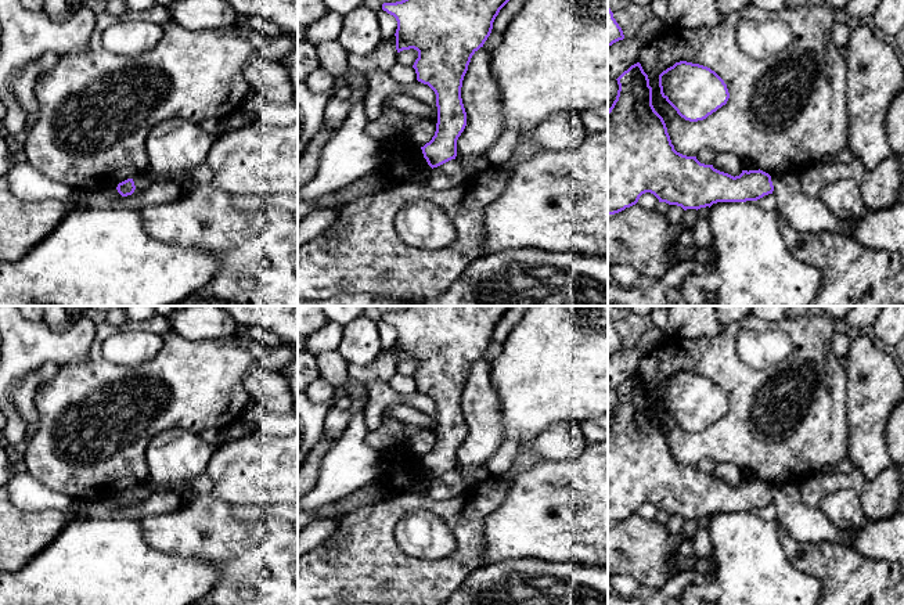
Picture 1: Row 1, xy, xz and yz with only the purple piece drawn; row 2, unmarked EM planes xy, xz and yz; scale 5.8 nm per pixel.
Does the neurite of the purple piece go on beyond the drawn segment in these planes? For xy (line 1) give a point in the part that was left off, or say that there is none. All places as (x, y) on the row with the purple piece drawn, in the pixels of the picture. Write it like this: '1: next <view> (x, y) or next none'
1: next none

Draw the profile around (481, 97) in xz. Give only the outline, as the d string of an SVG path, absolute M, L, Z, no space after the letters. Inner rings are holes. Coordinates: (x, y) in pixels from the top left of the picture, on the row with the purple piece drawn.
M485 47L471 58L462 80L461 98L467 126L457 140L457 155L486 156L504 129L500 91L491 73L491 53Z

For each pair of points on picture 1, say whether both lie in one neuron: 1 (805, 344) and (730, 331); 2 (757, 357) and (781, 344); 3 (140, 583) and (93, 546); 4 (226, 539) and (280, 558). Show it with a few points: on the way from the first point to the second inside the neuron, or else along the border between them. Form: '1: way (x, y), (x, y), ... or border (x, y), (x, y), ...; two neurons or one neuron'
1: way (787, 326), (748, 324); one neuron
2: way (763, 352), (775, 346); one neuron
3: way (129, 582), (104, 557); one neuron
4: way (240, 550), (251, 558), (266, 558); one neuron

